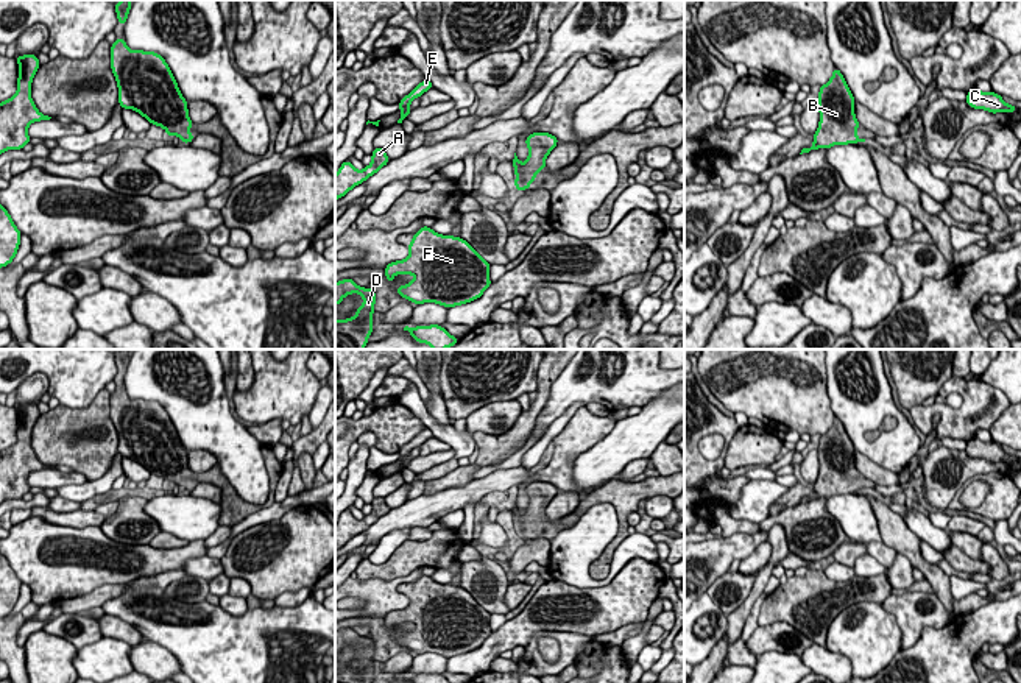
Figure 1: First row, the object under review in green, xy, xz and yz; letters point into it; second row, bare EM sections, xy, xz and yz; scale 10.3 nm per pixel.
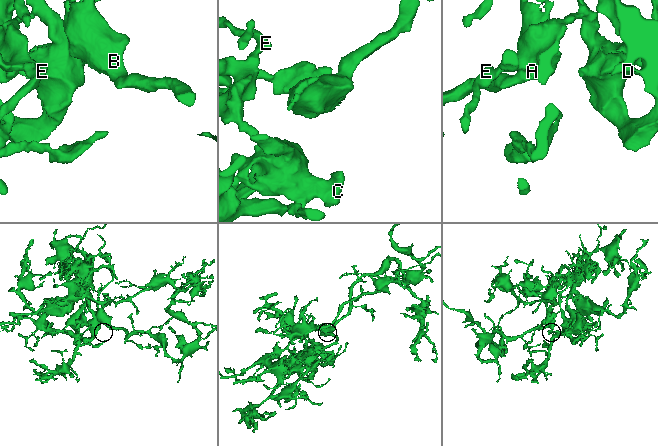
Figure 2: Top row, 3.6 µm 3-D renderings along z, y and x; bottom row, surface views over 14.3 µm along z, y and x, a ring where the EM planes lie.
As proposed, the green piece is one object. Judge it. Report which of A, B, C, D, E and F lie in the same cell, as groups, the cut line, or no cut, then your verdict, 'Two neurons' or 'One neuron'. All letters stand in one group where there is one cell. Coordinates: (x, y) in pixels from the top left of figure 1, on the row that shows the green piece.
Groups: A B C D E F. No split. One neuron

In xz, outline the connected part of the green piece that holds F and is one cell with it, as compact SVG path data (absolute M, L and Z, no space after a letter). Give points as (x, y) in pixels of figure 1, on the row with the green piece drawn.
M421 226L407 248L410 254L404 260L390 262L385 267L385 278L393 284L396 274L413 274L415 279L396 287L396 293L418 306L435 303L450 309L479 299L491 285L491 264L461 237L436 234L432 228Z

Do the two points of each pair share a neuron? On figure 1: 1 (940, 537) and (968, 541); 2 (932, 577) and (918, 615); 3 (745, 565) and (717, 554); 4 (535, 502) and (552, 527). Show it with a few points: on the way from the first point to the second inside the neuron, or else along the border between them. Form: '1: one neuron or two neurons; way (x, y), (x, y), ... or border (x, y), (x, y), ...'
1: two neurons; border (946, 530), (953, 543)
2: two neurons; border (934, 594), (948, 613), (948, 622)
3: two neurons; border (766, 540), (741, 560)
4: one neuron; way (536, 509), (536, 513), (546, 523)

